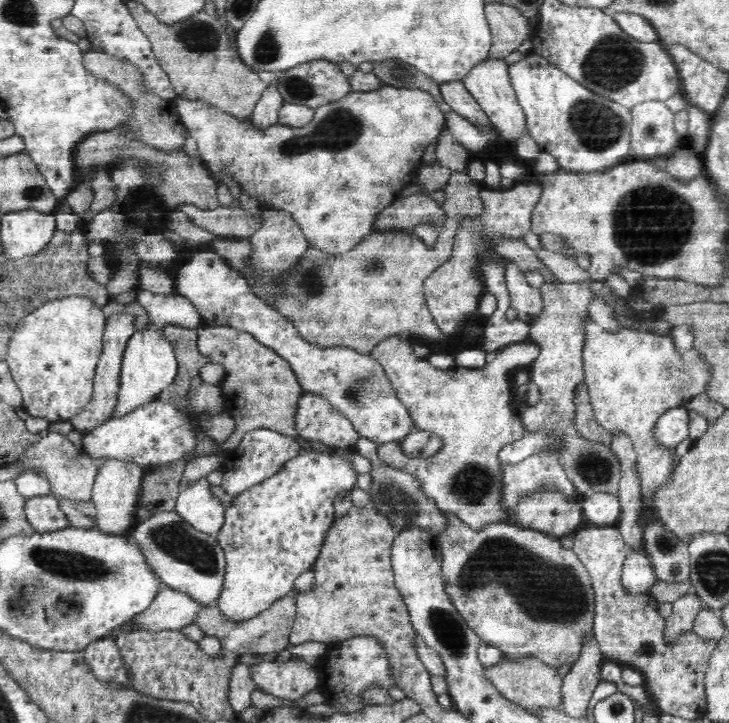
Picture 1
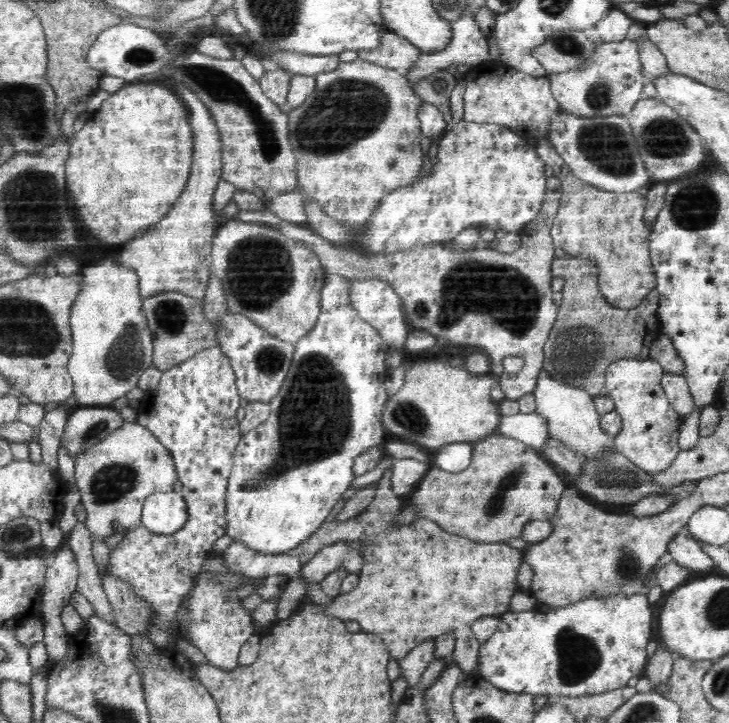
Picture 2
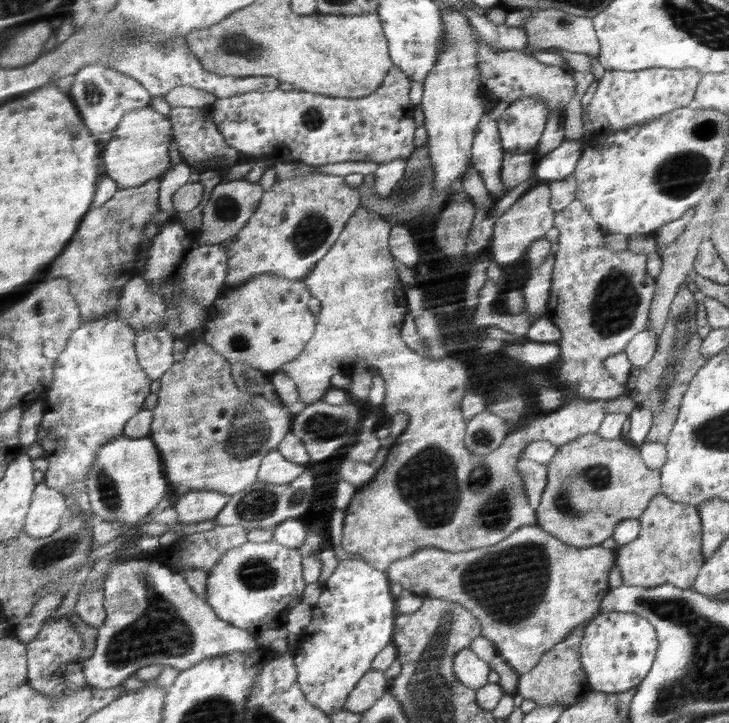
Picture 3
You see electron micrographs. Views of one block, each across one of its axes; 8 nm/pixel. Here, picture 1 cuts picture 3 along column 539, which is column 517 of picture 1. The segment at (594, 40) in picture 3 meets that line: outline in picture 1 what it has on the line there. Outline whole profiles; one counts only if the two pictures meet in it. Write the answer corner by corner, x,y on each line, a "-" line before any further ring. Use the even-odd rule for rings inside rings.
505,2
487,4
485,16
492,34
490,58
504,60
516,50
526,49
531,28
520,10

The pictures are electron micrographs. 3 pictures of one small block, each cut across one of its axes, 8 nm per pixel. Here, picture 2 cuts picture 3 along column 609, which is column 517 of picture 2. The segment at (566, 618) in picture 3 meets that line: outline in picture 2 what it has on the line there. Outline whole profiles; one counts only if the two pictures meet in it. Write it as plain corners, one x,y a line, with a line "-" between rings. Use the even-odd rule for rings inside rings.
390,468
384,471
378,481
372,504
364,513
346,522
330,518
310,539
290,553
304,566
323,547
334,546
340,541
360,542
363,566
357,573
359,585
352,592
344,589
341,594
332,597
333,604
320,605
321,610
344,622
359,622
362,631
377,634
384,641
391,658
396,660
404,658
415,646
423,644
424,641
430,641
444,634
452,634
455,637
455,648
451,660
456,661
460,669
472,674
476,671
478,648
481,644
472,633
472,625
480,618
504,616
511,612
514,592
518,592
516,576
518,576
518,568
524,562
524,554
505,543
478,542
450,534
428,518
395,526
396,518
400,518
400,514
406,507
405,501
393,492
391,479
392,469

